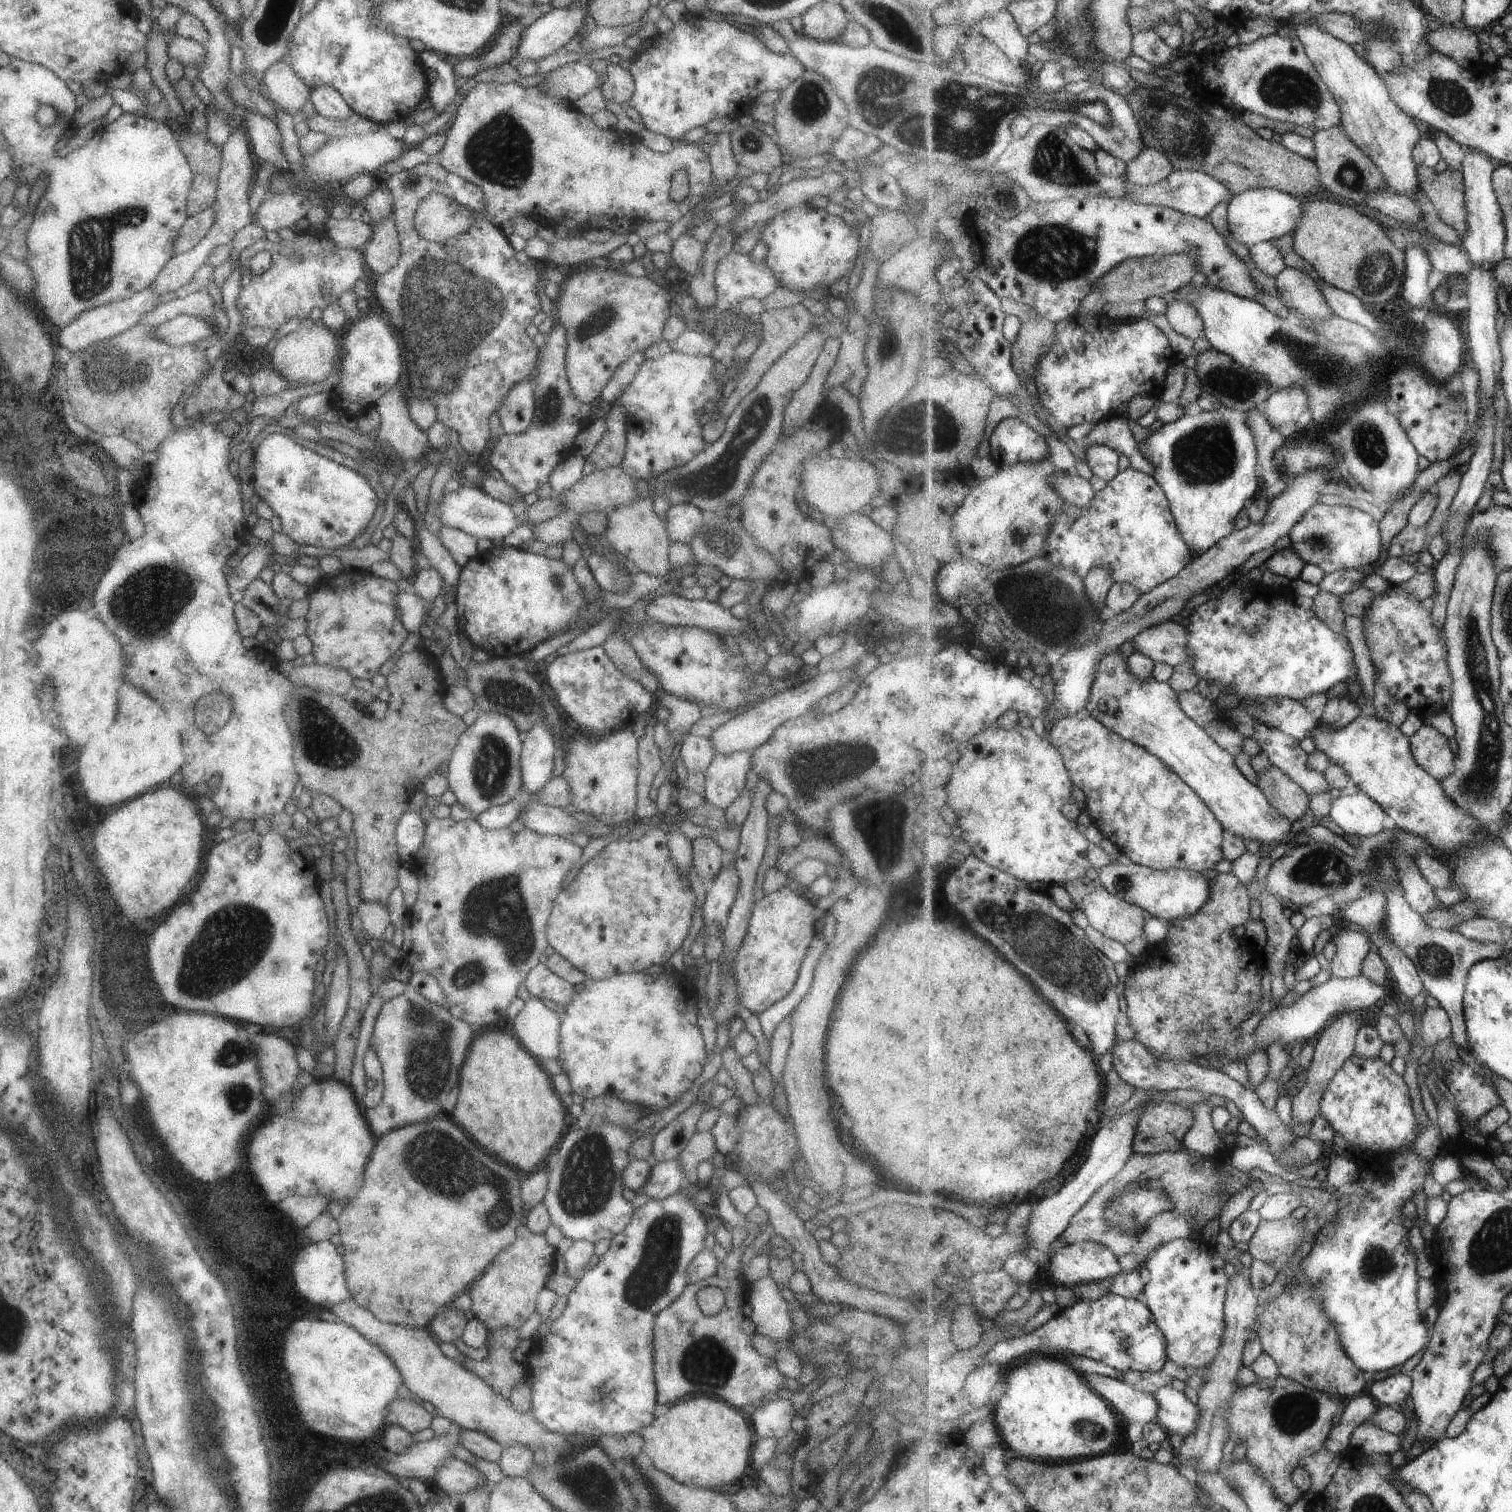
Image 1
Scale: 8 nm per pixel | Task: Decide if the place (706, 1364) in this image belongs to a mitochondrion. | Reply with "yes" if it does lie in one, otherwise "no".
yes

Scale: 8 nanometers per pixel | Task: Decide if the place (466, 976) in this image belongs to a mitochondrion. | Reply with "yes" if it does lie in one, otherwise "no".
yes

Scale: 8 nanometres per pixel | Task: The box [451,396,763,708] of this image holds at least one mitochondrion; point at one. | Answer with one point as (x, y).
(592, 673)

